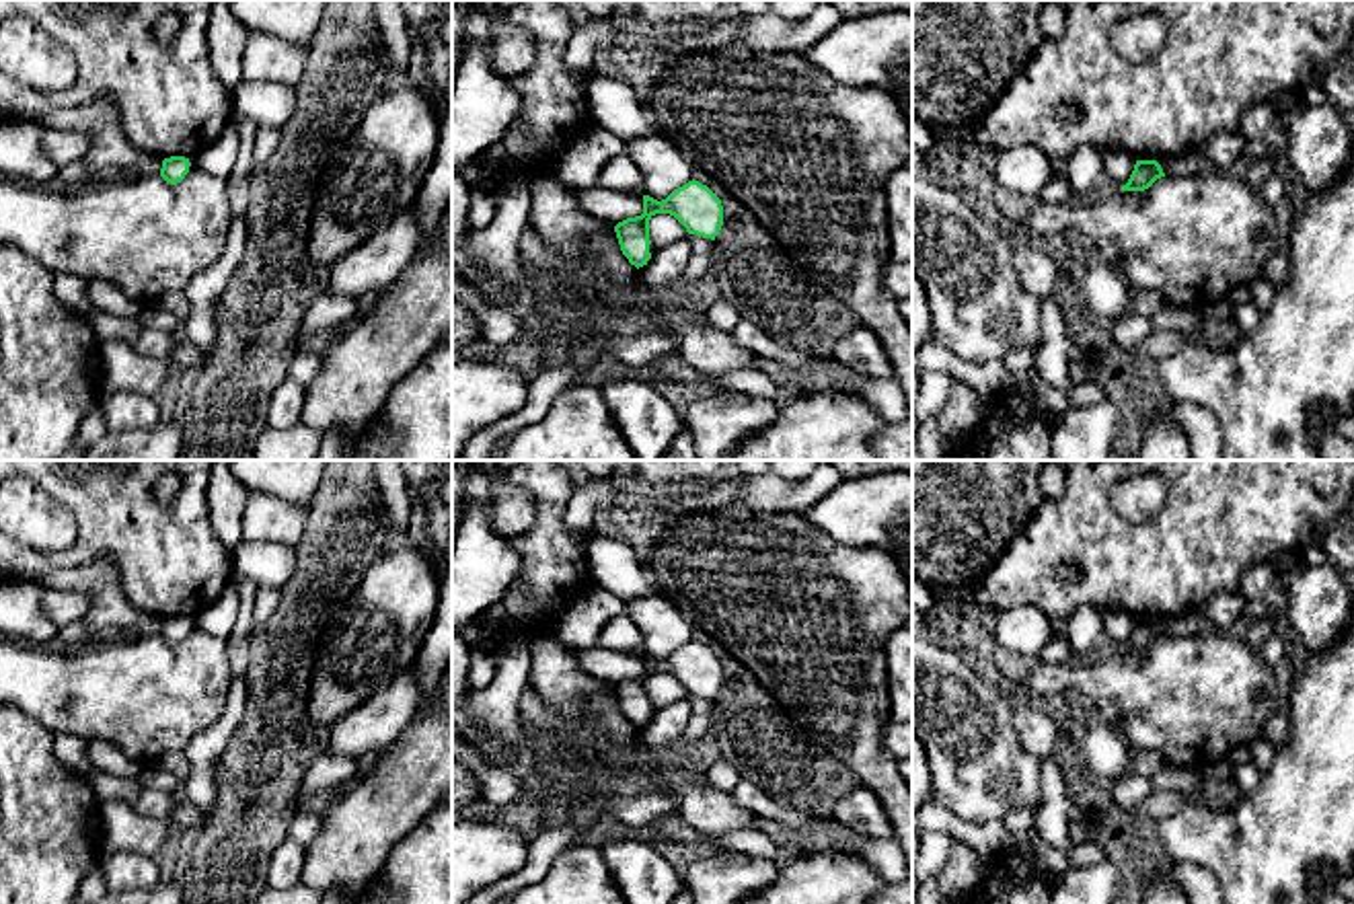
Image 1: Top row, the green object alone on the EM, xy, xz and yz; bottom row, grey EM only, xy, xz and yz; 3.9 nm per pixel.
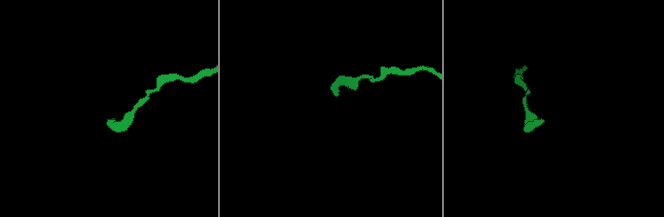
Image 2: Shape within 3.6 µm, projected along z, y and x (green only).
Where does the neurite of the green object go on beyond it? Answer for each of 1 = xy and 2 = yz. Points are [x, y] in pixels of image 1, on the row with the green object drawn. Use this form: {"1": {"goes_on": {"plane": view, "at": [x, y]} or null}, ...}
{"1": {"goes_on": null}, "2": {"goes_on": null}}

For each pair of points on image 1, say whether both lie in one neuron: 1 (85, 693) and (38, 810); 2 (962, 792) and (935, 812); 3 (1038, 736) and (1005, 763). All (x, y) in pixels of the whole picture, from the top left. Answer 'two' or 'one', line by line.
1: two
2: two
3: two

